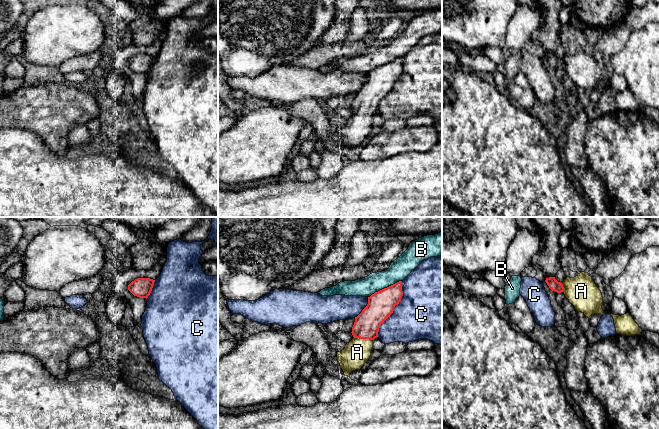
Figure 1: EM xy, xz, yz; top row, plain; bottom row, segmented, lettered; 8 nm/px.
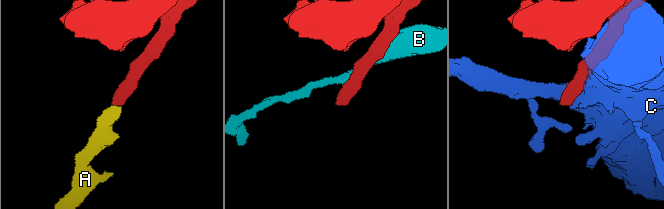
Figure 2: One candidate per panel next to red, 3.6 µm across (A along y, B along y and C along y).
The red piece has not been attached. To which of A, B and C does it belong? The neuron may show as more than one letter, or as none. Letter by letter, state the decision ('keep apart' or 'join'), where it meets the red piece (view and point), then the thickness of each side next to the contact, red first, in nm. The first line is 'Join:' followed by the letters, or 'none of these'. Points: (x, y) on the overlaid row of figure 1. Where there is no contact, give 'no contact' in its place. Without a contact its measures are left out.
Join: A
A: join; meets red in xz at (363, 338); 200 nm thick on the red side, 220 nm on the other
B: keep apart; meets red in xz at (384, 288); 220 nm thick on the red side, 160 nm on the other
C: keep apart; meets red in xz at (393, 309); 220 nm thick on the red side, 420 nm on the other

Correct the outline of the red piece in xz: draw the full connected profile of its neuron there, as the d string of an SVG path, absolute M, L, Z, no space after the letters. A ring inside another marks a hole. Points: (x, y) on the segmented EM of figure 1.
M399 281L368 297L367 306L357 317L355 317L351 332L353 339L346 344L341 352L337 352L337 360L345 376L350 377L352 371L360 370L369 360L373 350L373 340L378 337L378 331L381 324L393 313L395 306L399 304L402 296L402 281Z

